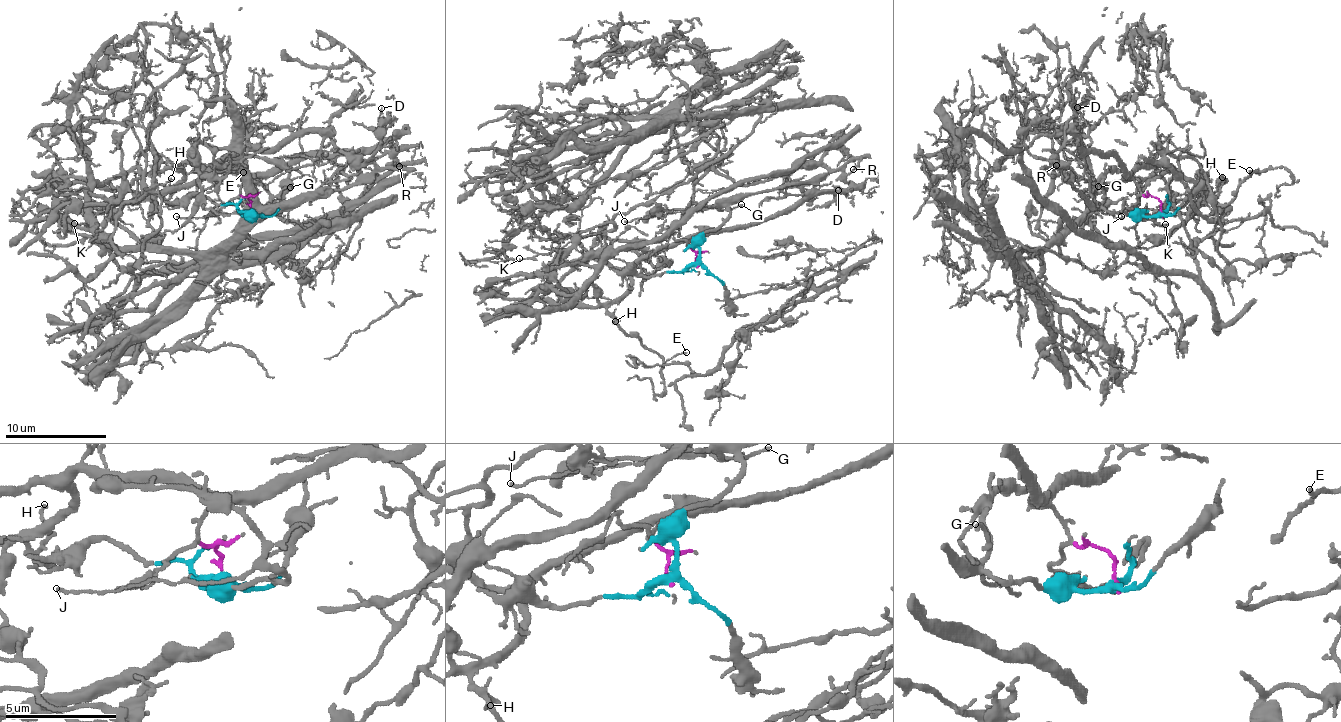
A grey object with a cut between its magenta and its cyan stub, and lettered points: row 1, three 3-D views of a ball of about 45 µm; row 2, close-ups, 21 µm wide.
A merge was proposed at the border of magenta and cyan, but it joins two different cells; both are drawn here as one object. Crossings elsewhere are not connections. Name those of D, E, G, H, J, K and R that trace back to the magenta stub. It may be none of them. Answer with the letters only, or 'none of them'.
D, E, H, K

